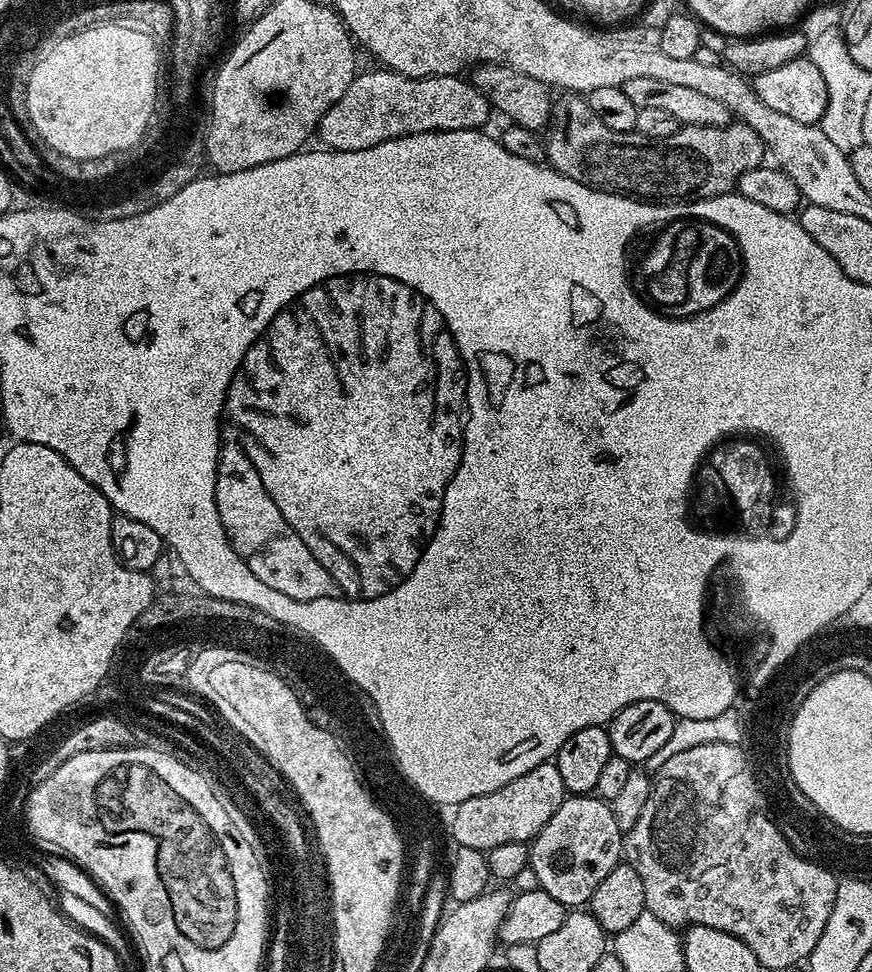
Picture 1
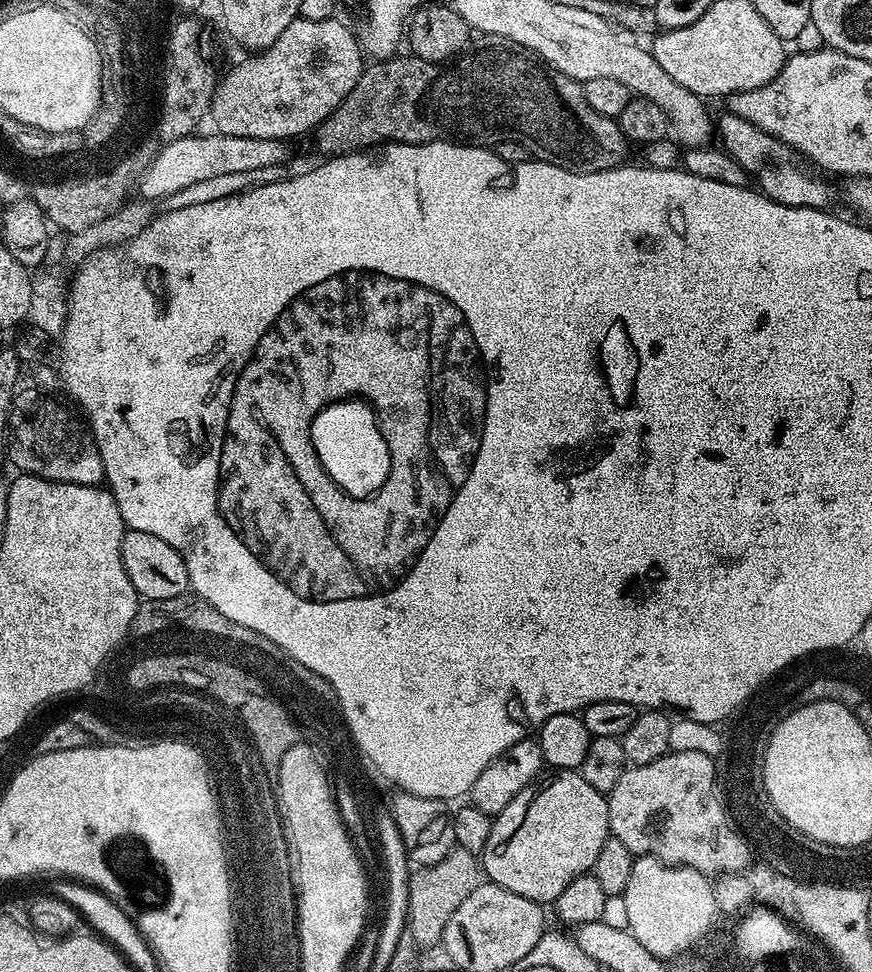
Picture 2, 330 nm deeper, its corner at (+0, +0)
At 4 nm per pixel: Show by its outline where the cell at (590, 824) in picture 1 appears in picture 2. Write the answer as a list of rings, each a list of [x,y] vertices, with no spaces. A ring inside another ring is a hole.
[[[560,770],[543,784],[537,783],[530,788],[524,788],[510,802],[510,806],[506,806],[493,819],[492,829],[490,830],[490,842],[486,842],[482,853],[482,872],[491,883],[502,886],[506,890],[510,890],[514,894],[522,894],[522,898],[530,898],[534,903],[541,906],[551,905],[558,898],[558,894],[562,894],[562,890],[566,890],[566,886],[570,886],[570,882],[574,882],[580,876],[591,873],[595,869],[598,862],[598,854],[602,854],[602,846],[610,838],[610,818],[608,817],[608,797],[603,792],[594,790],[594,786],[590,786],[590,782],[586,782],[586,778],[580,775],[576,770]]]

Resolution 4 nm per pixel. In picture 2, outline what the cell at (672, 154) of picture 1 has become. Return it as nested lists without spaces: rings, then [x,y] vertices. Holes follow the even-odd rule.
[[[499,34],[493,35],[484,41],[486,41],[485,44],[473,43],[465,48],[459,56],[445,60],[443,64],[426,62],[422,58],[411,54],[405,54],[405,56],[397,54],[391,60],[369,63],[364,71],[361,72],[354,90],[350,90],[350,94],[346,94],[344,101],[315,128],[315,151],[324,158],[331,158],[334,156],[344,156],[348,152],[362,152],[365,148],[375,148],[385,142],[394,144],[428,144],[432,140],[447,140],[454,144],[472,144],[476,148],[486,148],[501,144],[504,140],[513,140],[521,144],[528,151],[529,157],[544,160],[547,164],[553,164],[562,170],[570,170],[571,172],[601,172],[602,170],[619,168],[625,163],[624,155],[630,151],[628,139],[622,134],[617,121],[606,118],[602,114],[597,114],[588,105],[581,81],[570,78],[558,70],[554,70],[550,65],[545,64],[539,56],[534,55],[526,46],[518,46],[518,42],[504,40]]]

